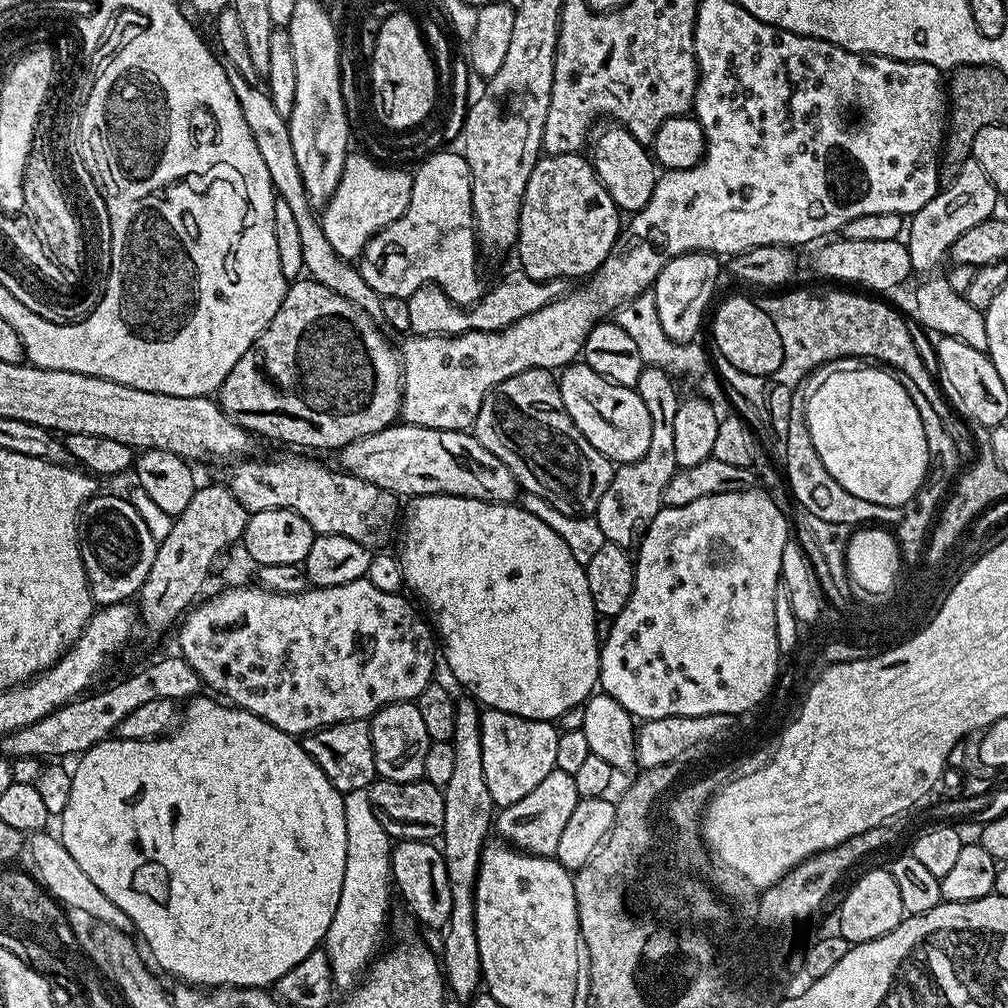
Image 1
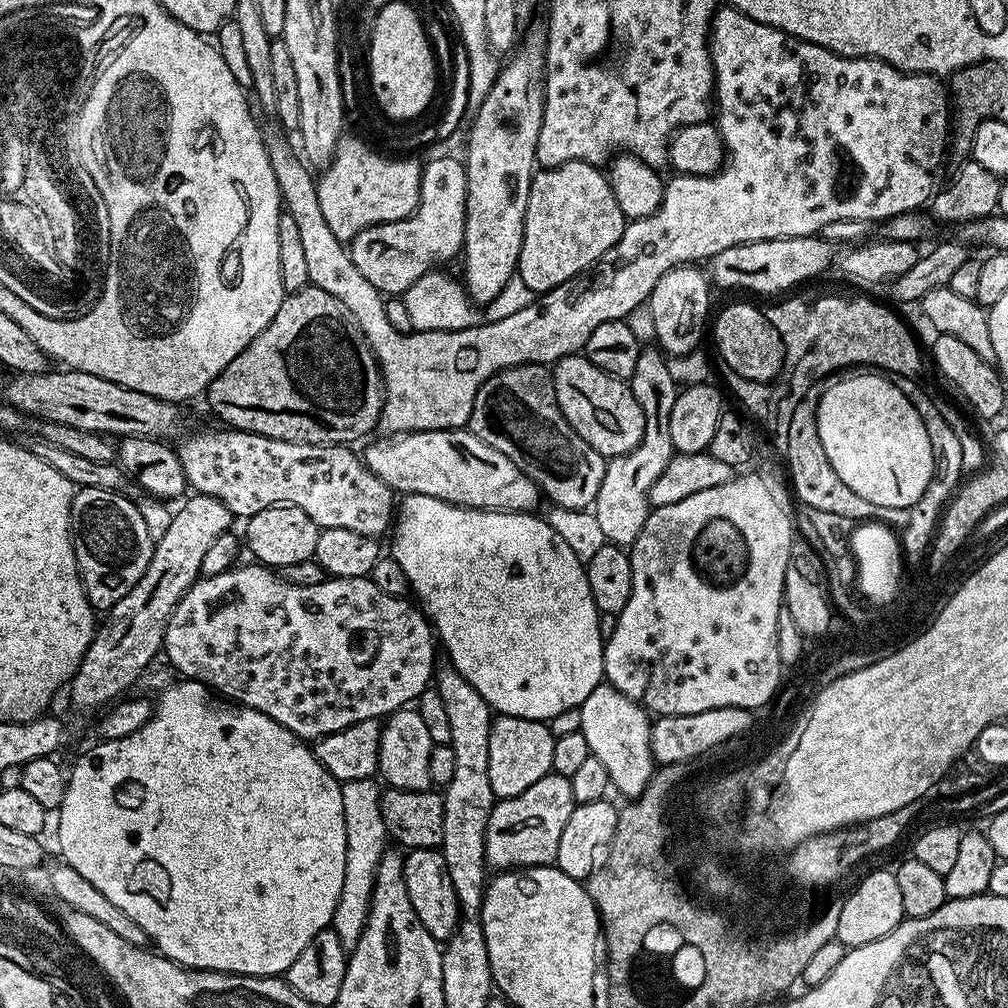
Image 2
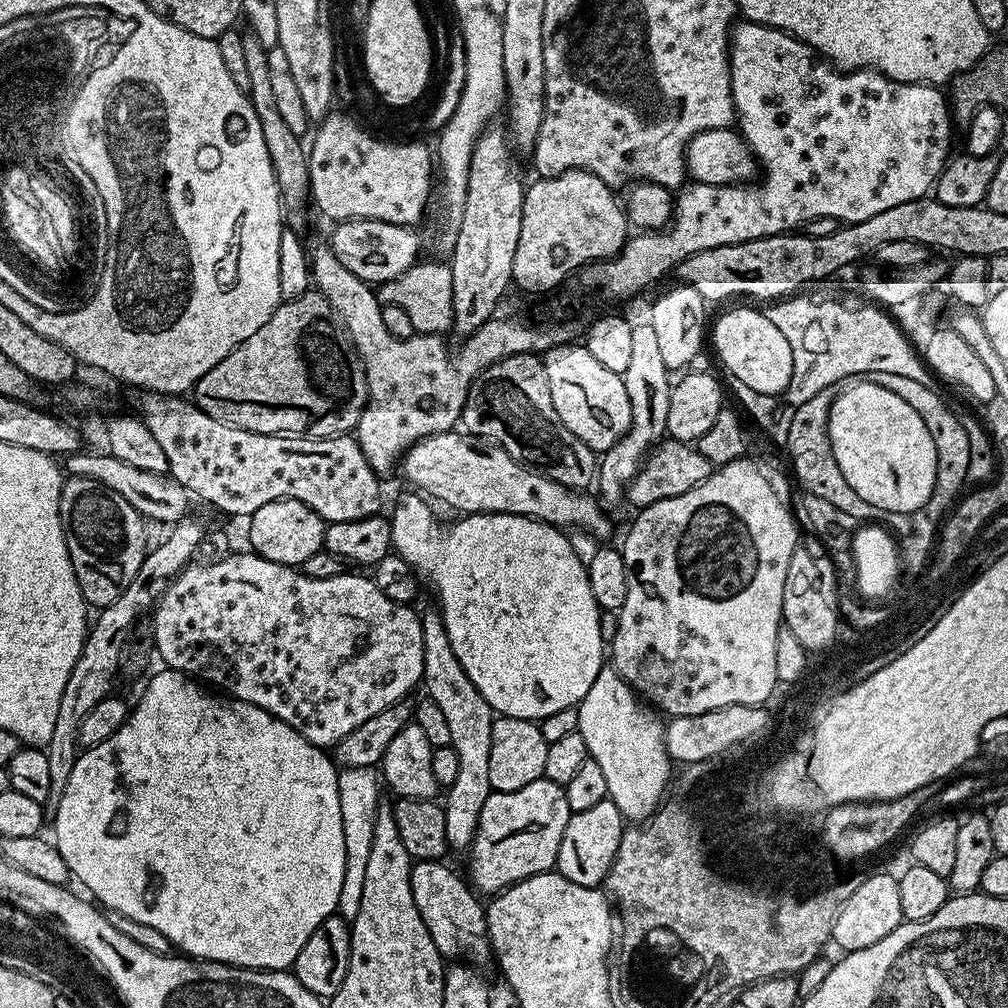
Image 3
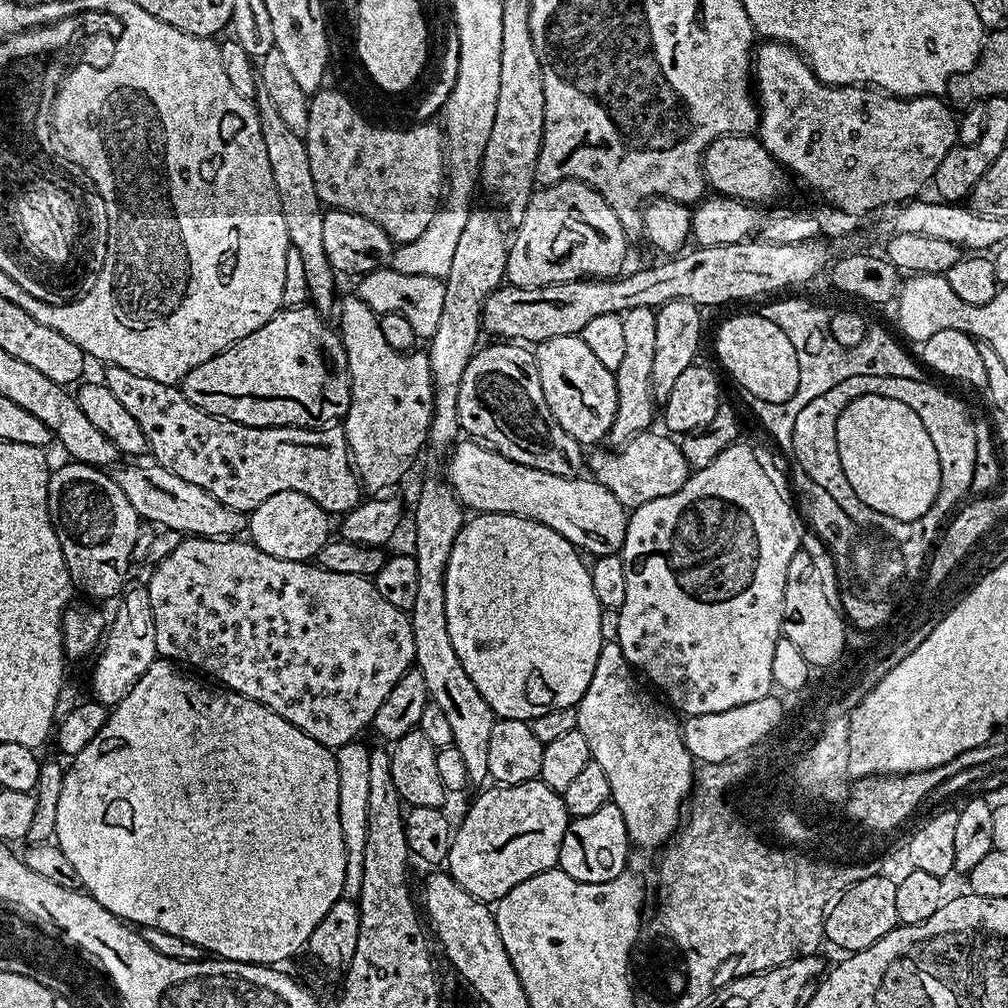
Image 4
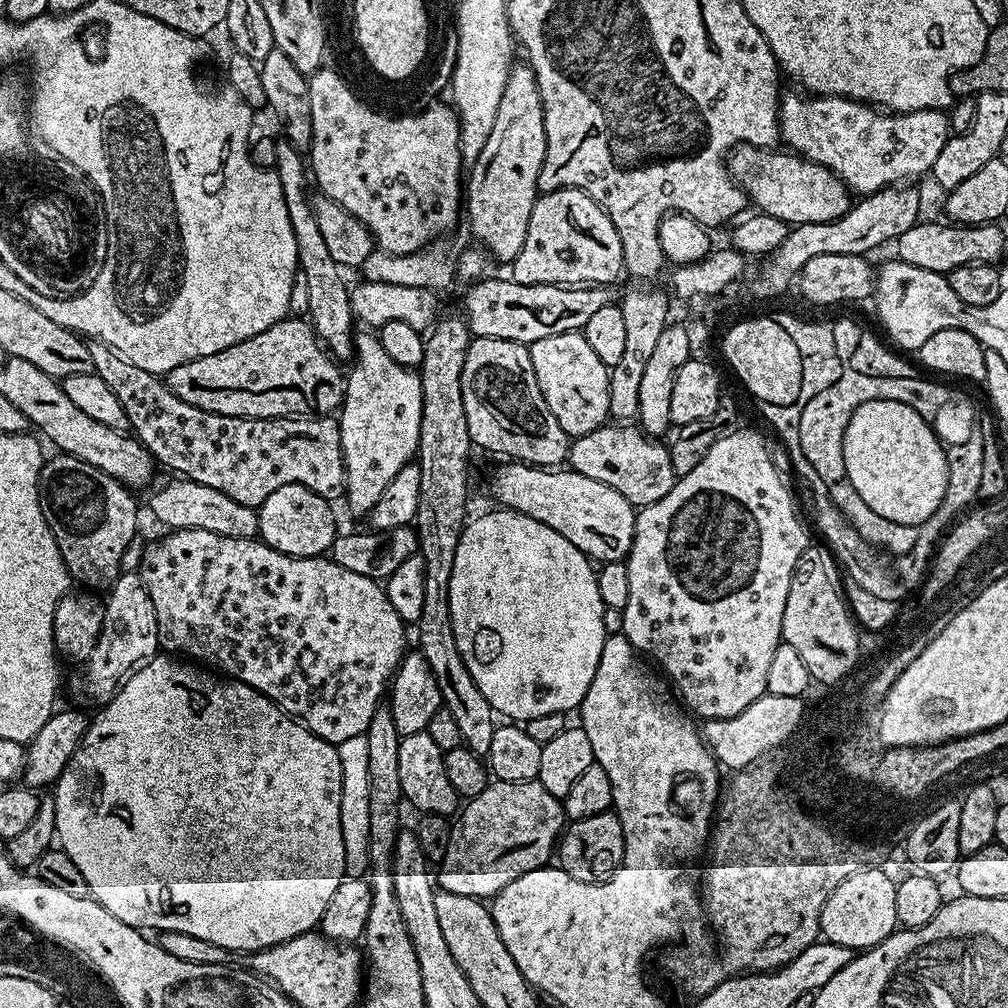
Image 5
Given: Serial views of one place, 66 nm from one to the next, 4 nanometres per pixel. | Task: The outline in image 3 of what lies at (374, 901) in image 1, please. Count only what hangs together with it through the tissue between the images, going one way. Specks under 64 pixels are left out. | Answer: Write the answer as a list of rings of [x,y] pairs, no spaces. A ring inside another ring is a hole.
[[[375,767],[340,768],[338,778],[338,803],[342,805],[342,838],[346,842],[346,874],[342,878],[342,894],[338,894],[338,912],[345,920],[351,922],[358,914],[362,902],[362,882],[366,879],[366,862],[370,855],[370,842],[374,839],[374,814],[382,803],[380,788],[382,780]]]

